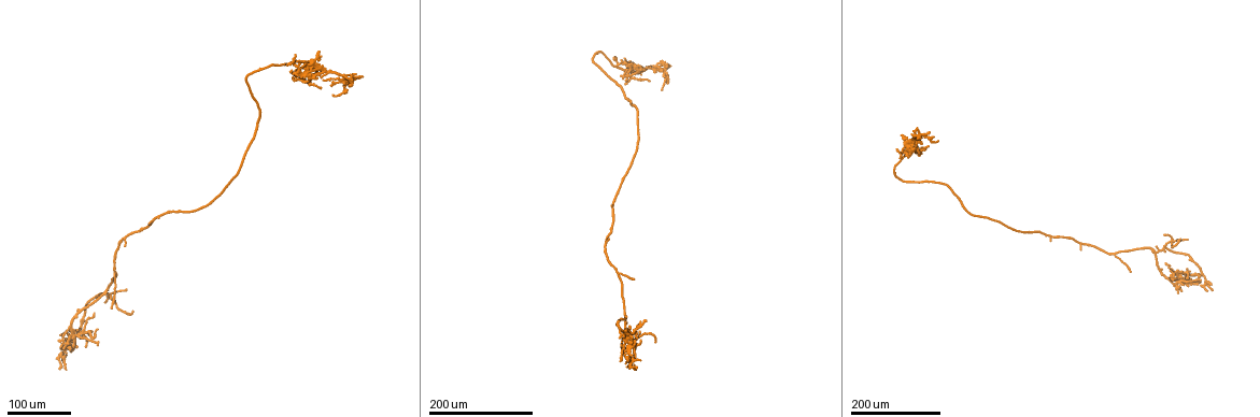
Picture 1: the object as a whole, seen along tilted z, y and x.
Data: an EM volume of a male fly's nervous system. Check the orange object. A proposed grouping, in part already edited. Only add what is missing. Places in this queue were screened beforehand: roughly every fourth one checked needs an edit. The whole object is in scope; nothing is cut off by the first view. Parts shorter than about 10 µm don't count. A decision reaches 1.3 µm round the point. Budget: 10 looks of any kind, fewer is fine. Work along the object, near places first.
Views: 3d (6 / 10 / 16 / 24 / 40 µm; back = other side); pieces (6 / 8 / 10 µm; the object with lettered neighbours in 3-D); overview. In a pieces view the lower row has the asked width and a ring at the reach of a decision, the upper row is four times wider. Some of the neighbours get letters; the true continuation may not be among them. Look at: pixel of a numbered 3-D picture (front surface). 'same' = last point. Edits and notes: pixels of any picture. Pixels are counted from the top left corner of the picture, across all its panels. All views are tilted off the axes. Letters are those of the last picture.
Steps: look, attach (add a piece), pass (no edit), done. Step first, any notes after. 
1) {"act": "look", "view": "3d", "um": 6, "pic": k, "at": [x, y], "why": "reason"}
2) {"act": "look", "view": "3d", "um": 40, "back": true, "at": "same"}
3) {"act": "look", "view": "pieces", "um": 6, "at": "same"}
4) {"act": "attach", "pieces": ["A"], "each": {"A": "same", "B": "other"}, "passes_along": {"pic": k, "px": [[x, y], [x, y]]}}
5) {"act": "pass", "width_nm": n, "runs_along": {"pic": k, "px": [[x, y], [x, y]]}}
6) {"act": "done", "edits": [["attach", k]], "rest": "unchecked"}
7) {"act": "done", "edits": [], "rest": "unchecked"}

{"act": "look", "view": "3d", "um": 40, "pic": 1, "at": [1197, 284], "why": "tapers out"}

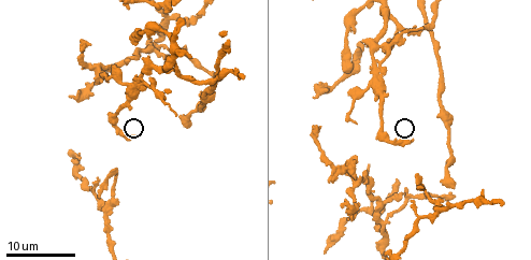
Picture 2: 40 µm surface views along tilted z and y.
{"act": "look", "view": "pieces", "um": 8, "pic": 2, "at": [136, 135]}

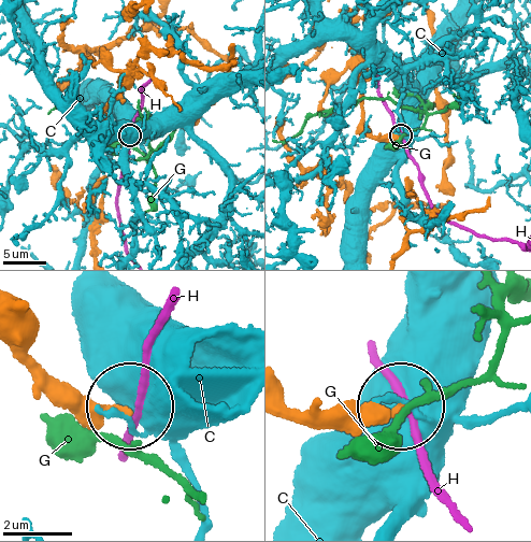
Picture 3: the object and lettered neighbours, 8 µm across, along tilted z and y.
{"act": "pass", "each": {"C": "other", "G": "other", "H": "other"}, "runs_along": {"pic": 3, "px": [[22, 310], [39, 374], [127, 408]]}, "found": "no lettered piece goes on from it"}

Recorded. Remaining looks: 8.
{"act": "look", "view": "3d", "um": 40, "pic": 1, "at": [126, 245], "why": "long arm stops here"}

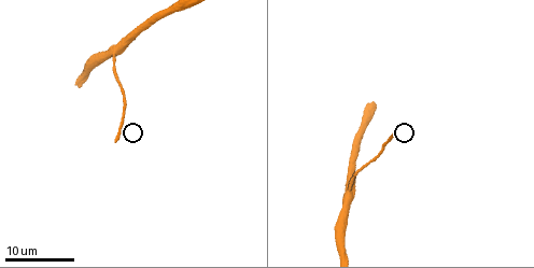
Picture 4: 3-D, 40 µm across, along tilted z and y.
{"act": "look", "view": "pieces", "um": 8, "pic": 4, "at": [114, 138]}

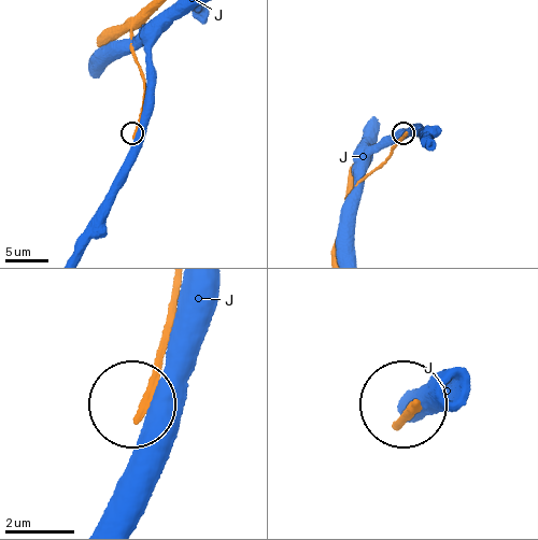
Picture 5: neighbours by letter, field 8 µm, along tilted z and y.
{"act": "pass", "each": {"J": "other"}, "found": "none of them fits"}

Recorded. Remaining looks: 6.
{"act": "look", "view": "3d", "um": 40, "pic": 1, "at": [661, 60], "why": "an open end"}

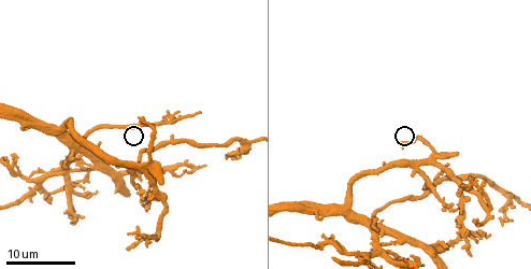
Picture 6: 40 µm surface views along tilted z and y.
{"act": "look", "view": "pieces", "um": 8, "pic": 6, "at": [140, 117]}

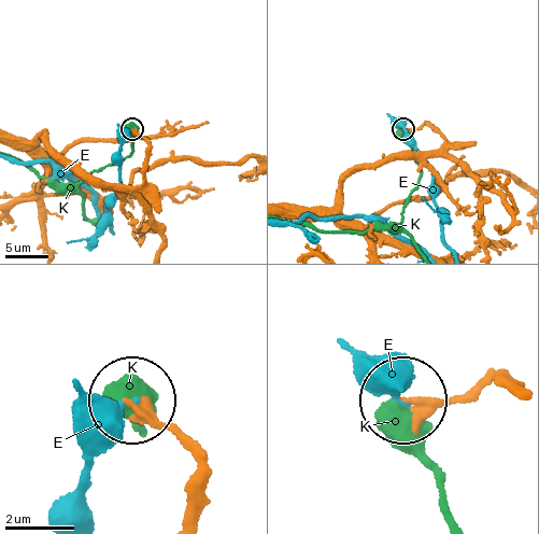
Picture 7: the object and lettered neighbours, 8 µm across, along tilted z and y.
{"act": "pass", "each": {"E": "other", "K": "other"}, "runs_along": {"pic": 7, "px": [[201, 509], [186, 446], [133, 403]]}, "found": "none of them fits"}

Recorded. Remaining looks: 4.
{"act": "look", "view": "3d", "um": 24, "pic": 6, "at": [454, 154]}

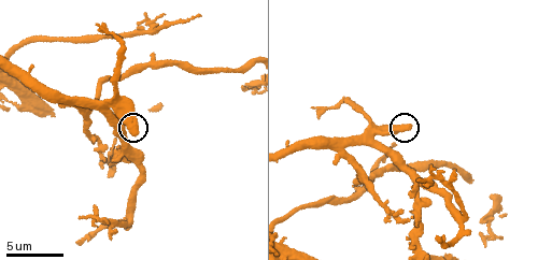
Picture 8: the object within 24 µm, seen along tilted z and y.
{"act": "look", "view": "3d", "um": 6, "pic": 8, "at": [407, 126]}

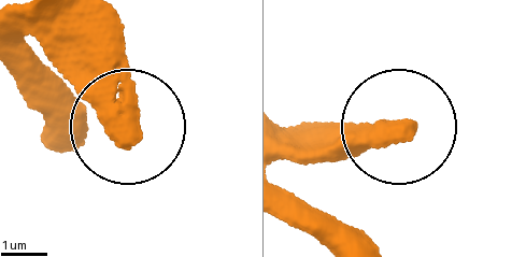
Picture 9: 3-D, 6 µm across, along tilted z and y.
{"act": "look", "view": "pieces", "um": 6, "pic": 9, "at": [129, 134], "why": "see the neighbours"}

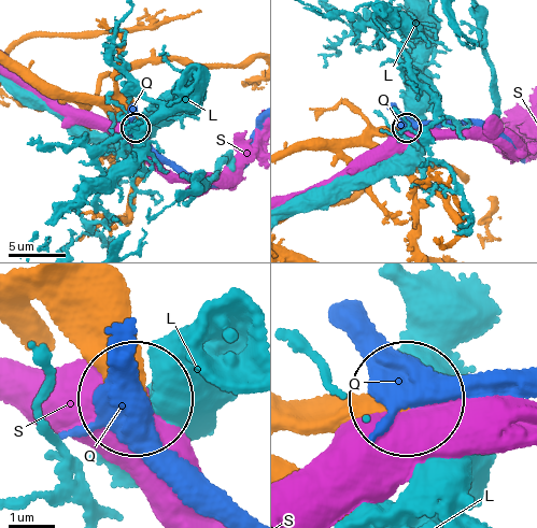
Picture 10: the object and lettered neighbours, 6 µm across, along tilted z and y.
{"act": "attach", "pieces": ["Q"], "each": {"L": "other", "Q": "same", "S": "other"}, "passes_along": {"pic": 10, "px": [[27, 303], [64, 326], [161, 443], [244, 513]]}, "found": "it goes on there"}

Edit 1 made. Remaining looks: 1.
{"act": "done", "edits": [["attach", 10]], "rest": "unchecked"}

